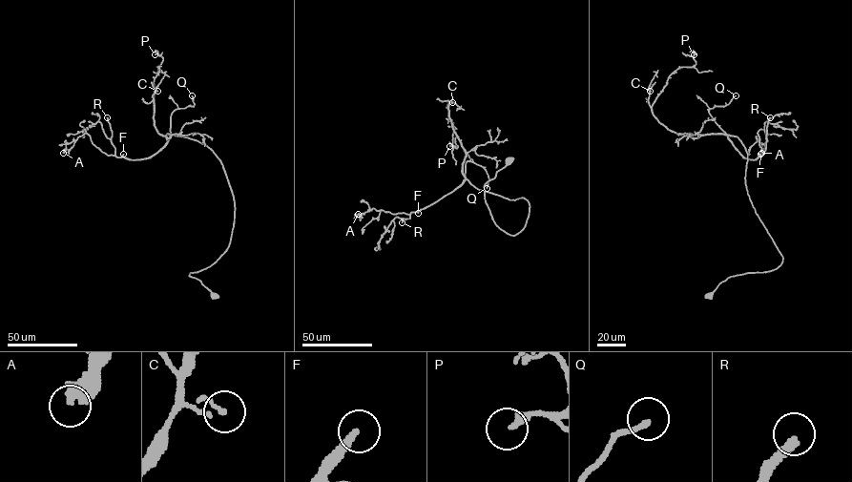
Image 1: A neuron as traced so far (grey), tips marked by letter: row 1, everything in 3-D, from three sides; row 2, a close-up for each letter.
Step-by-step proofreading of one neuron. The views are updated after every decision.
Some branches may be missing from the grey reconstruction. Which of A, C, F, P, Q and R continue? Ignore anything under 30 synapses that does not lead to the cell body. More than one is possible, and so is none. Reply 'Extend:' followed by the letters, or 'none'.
Extend: F, Q, R

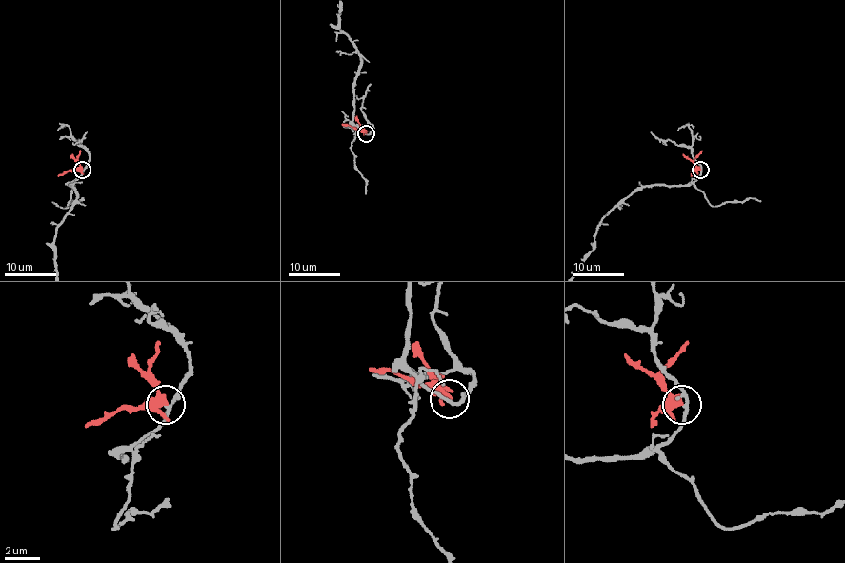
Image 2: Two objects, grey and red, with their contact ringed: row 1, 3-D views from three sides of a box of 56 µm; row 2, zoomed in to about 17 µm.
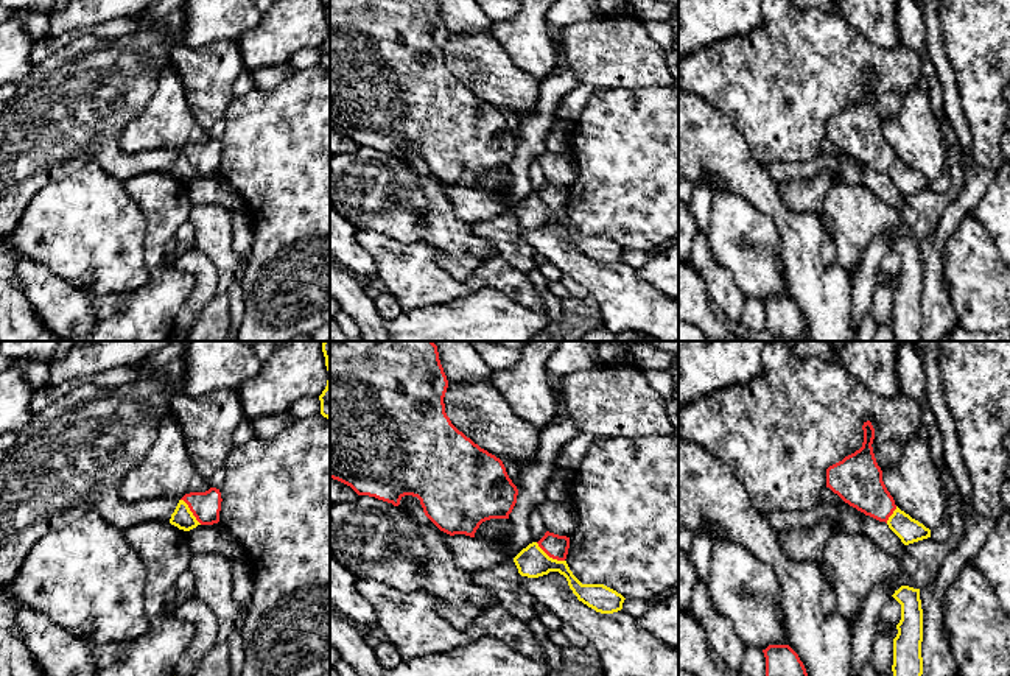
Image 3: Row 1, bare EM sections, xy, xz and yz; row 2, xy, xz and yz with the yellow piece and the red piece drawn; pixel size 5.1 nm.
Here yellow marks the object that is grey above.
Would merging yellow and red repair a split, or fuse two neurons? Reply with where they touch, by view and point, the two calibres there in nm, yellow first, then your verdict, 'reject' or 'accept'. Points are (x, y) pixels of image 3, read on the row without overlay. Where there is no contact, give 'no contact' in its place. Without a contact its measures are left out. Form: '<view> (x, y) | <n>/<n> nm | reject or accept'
xz (548, 207) | 160/120 nm | reject

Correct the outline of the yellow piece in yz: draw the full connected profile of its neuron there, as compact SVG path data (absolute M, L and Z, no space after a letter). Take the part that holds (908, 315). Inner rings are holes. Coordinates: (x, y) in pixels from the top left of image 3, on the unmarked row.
M901 237L892 248L901 255L898 285L893 290L895 341L921 341L923 260L920 240Z

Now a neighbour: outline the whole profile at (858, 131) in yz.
M864 73L862 81L862 98L826 120L826 139L865 167L887 174L896 156L873 104L871 73Z

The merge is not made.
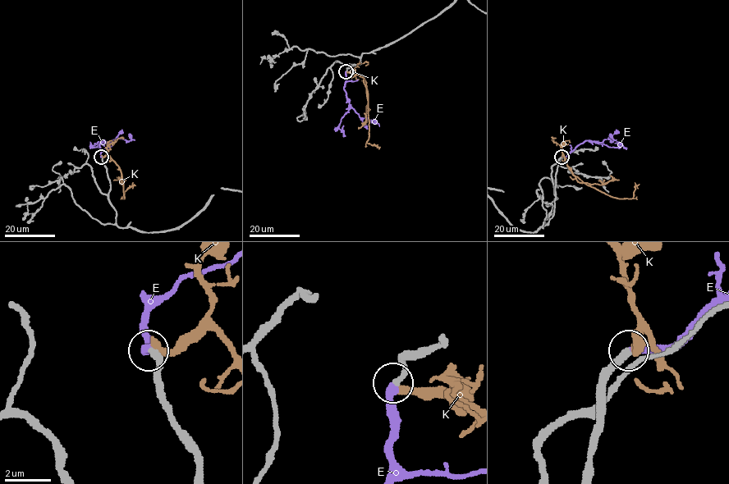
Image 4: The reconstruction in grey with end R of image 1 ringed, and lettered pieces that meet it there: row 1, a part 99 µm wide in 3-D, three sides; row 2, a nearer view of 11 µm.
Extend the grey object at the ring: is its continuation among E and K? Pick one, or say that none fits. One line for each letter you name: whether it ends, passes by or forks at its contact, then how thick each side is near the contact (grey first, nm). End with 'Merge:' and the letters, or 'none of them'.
E: It ends there. Thickness 260 nm (grey) against 280 nm
Merge: E

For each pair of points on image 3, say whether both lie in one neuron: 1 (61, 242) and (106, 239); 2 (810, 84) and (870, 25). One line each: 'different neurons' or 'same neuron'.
1: same neuron
2: different neurons

